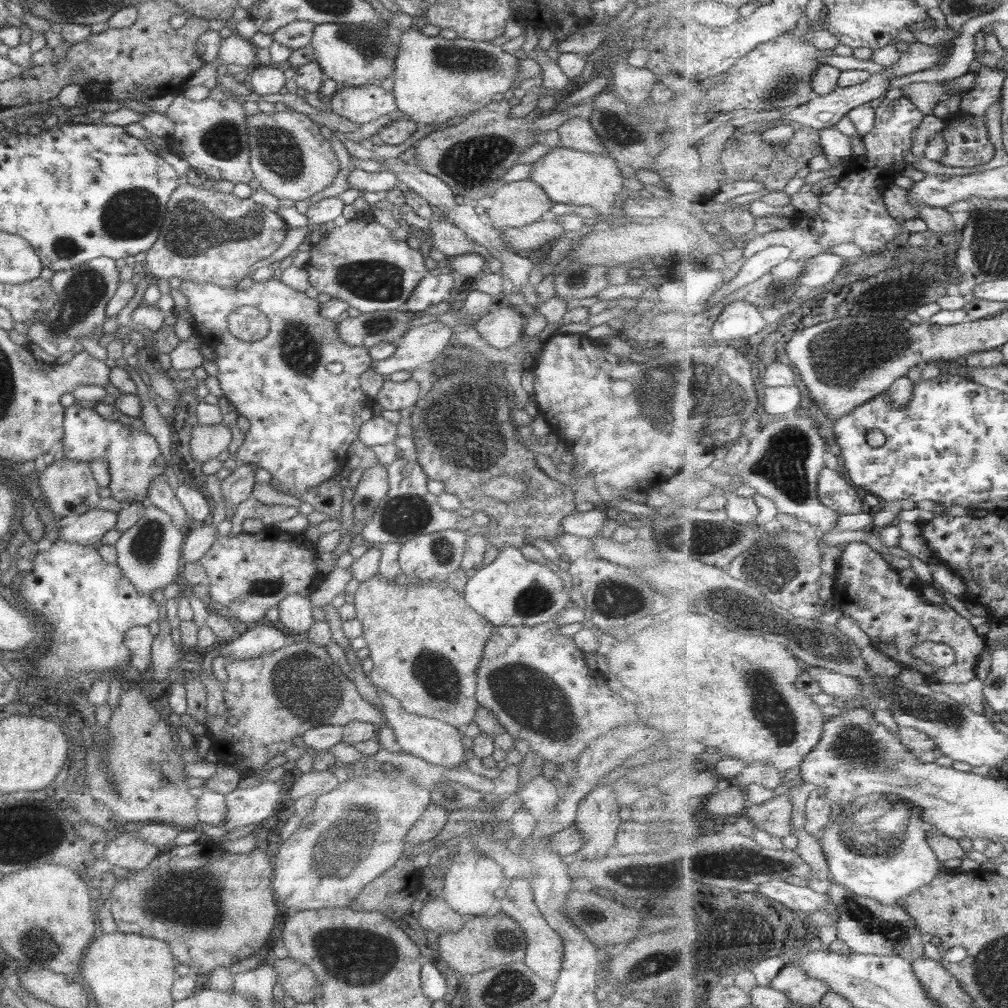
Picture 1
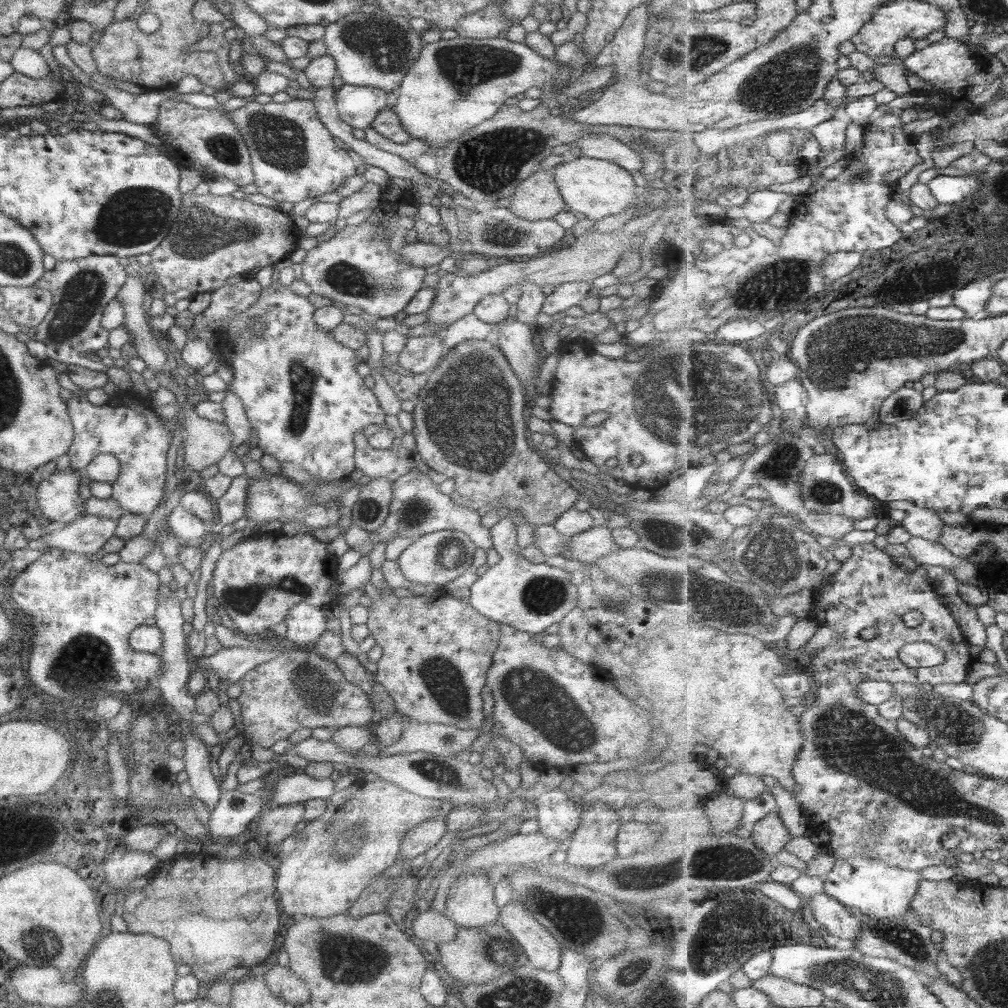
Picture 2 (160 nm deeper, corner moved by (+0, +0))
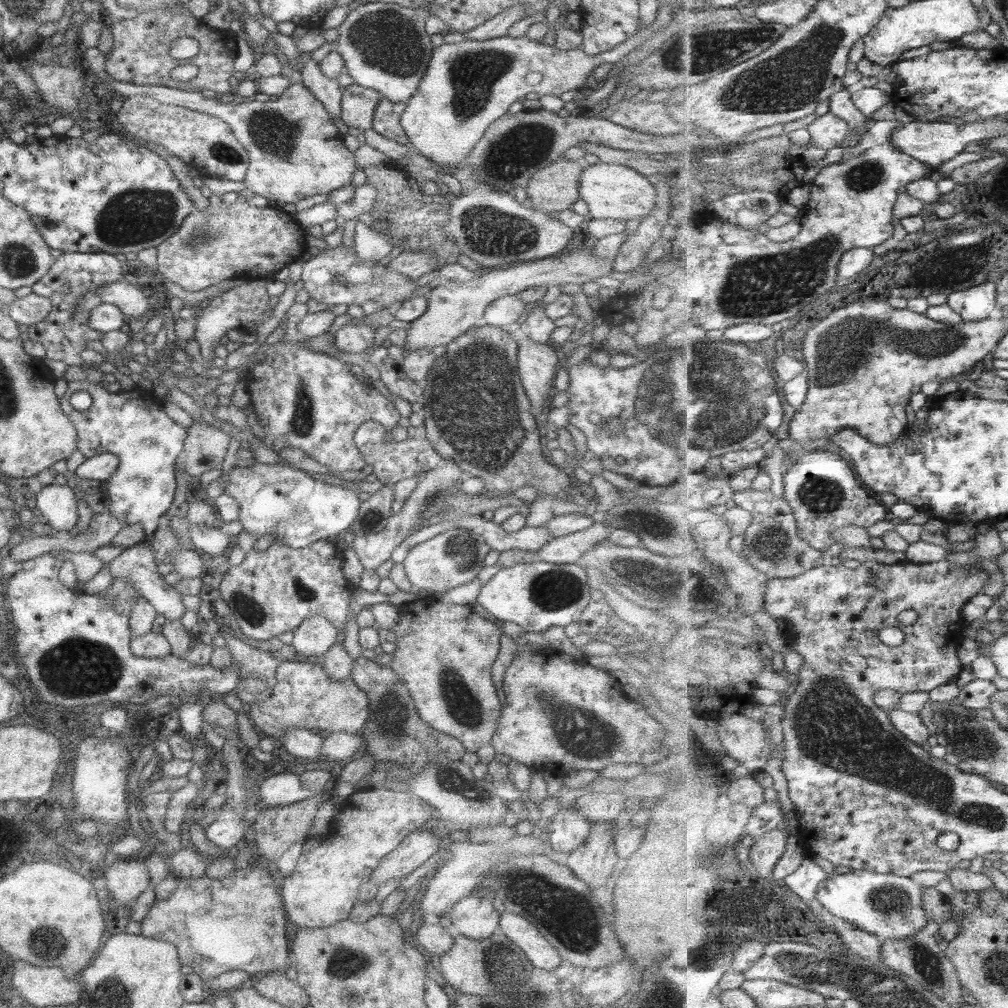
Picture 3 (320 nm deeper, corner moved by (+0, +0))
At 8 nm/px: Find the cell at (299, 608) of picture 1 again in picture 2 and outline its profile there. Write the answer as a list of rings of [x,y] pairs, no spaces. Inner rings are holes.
[[[305,602],[294,604],[285,617],[285,638],[298,649],[310,649],[323,634],[326,622],[323,610]]]

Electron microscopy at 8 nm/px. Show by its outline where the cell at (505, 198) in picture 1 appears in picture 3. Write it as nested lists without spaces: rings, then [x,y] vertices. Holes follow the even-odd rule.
[[[559,157],[536,170],[524,187],[531,208],[546,215],[569,209],[578,199],[577,179],[583,169],[584,163]]]

